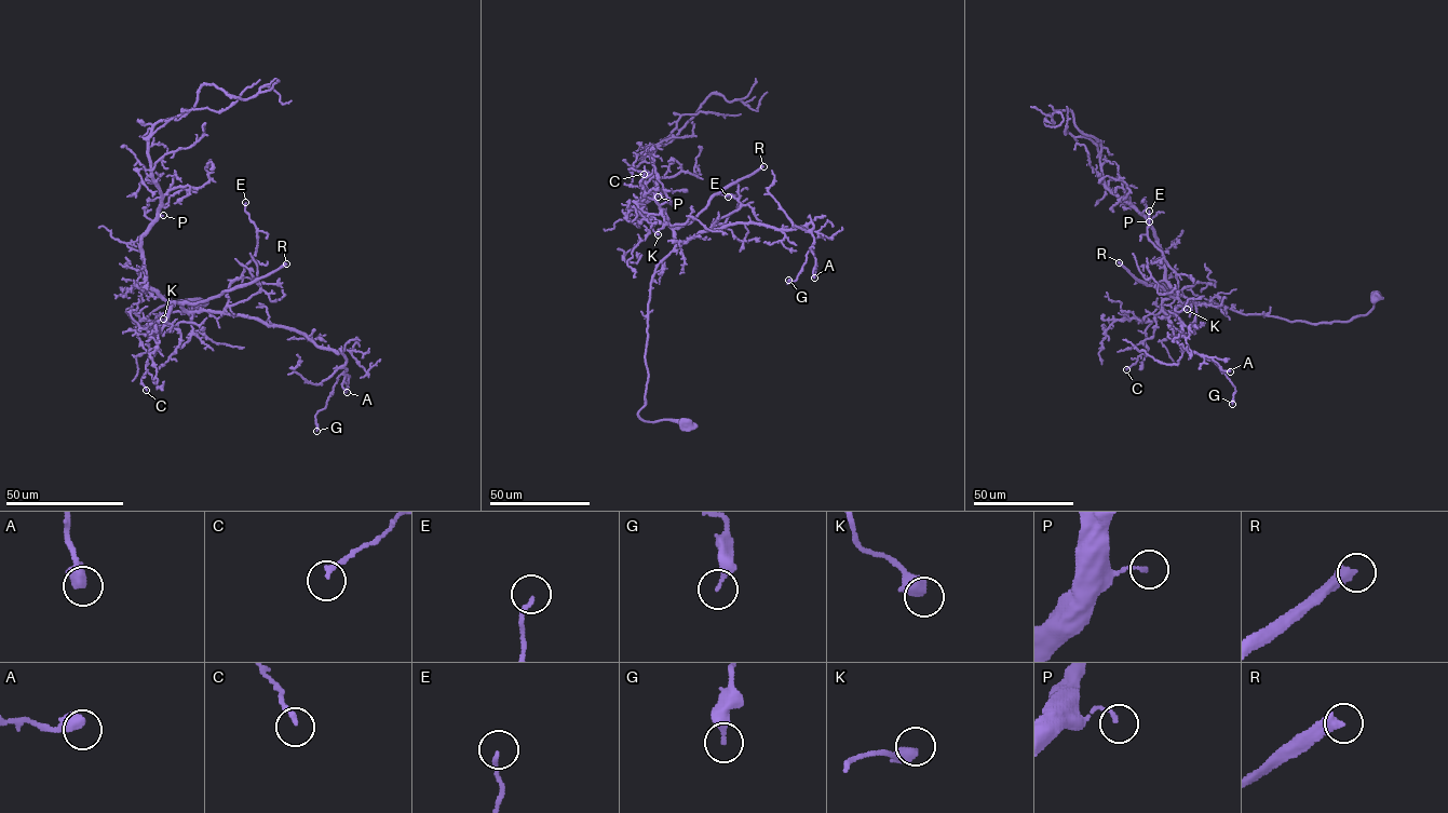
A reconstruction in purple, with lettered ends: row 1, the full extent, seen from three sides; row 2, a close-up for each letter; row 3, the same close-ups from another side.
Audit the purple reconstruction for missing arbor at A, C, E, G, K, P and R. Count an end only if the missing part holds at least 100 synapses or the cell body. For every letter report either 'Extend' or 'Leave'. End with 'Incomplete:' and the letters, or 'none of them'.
A: Leave
C: Leave
E: Leave
G: Leave
K: Leave
P: Leave
R: Extend
Incomplete: R

